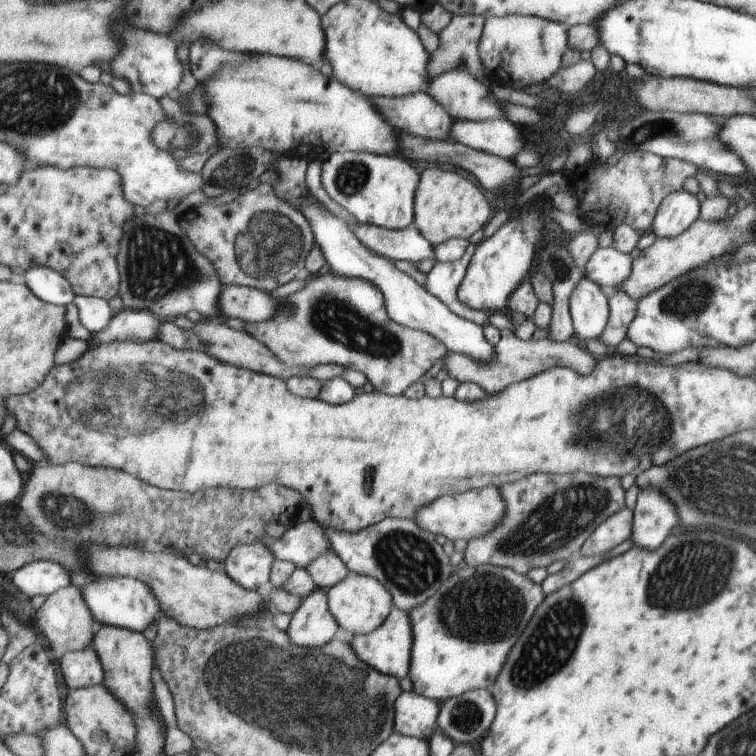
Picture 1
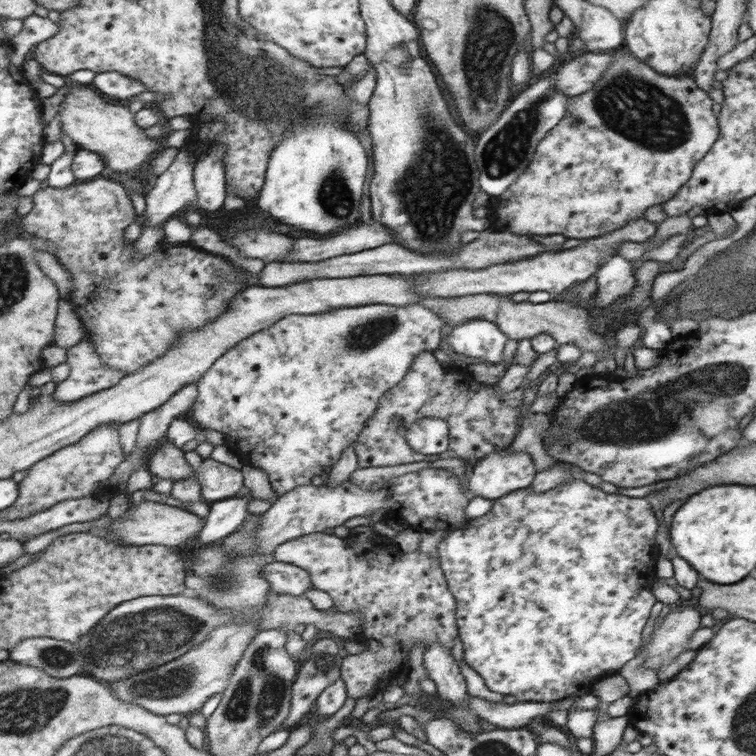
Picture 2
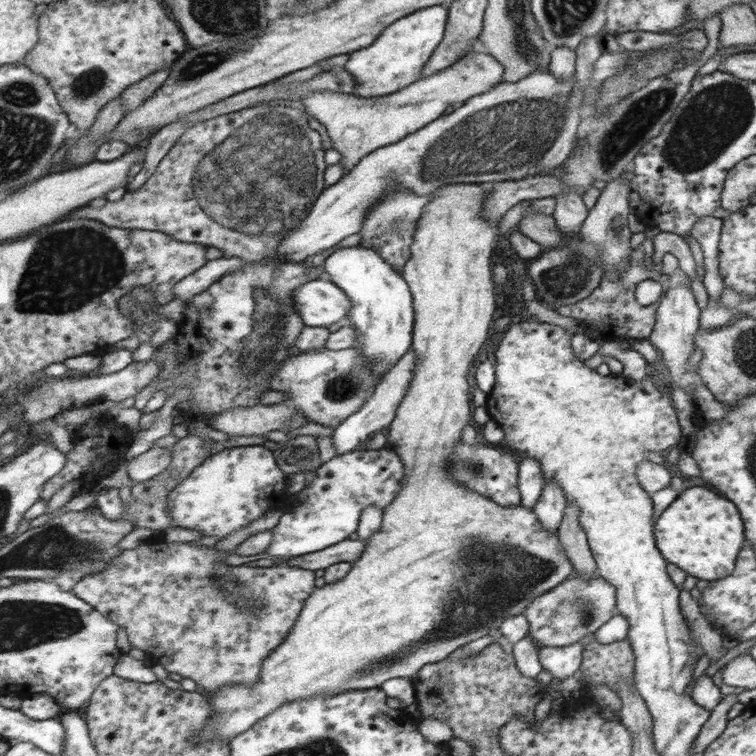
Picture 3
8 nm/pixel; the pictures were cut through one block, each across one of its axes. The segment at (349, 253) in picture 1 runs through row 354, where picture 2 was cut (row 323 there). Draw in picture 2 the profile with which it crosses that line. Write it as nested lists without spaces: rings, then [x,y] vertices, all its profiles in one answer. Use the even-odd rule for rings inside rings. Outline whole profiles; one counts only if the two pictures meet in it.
[[[473,318],[458,326],[453,326],[446,342],[458,354],[471,356],[473,361],[500,364],[503,360],[507,335],[496,323]]]

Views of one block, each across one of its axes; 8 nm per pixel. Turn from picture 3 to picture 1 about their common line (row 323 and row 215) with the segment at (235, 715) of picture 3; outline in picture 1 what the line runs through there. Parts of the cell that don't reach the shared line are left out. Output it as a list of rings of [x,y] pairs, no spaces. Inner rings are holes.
[[[438,166],[426,168],[424,182],[420,182],[420,194],[415,197],[416,222],[412,224],[432,246],[452,238],[468,239],[474,232],[482,230],[492,216],[492,208],[480,186],[456,170],[444,170]]]

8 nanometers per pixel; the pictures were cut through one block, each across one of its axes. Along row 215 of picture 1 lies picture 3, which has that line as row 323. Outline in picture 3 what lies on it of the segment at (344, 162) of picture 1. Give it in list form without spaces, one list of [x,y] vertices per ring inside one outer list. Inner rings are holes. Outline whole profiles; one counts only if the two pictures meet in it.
[[[366,246],[342,247],[322,263],[328,278],[341,287],[352,302],[347,324],[356,328],[354,348],[362,348],[368,366],[383,377],[392,366],[398,364],[413,340],[414,308],[413,295],[403,276],[376,250]]]

